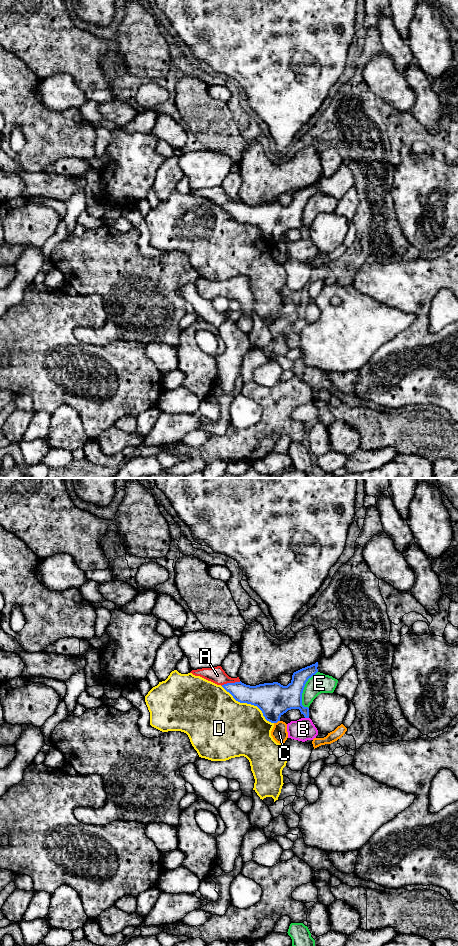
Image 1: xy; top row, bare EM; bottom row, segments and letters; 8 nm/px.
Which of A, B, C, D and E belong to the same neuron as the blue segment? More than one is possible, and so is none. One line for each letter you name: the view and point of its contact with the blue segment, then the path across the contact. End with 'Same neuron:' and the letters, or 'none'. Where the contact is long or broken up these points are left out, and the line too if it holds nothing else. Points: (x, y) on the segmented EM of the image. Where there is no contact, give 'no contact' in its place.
Same neuron: none

